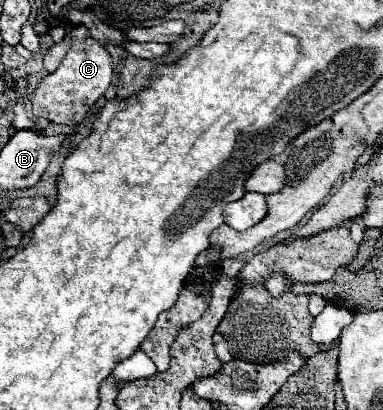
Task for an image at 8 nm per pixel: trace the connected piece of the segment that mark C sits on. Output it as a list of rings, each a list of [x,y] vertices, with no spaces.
[[[84,26],[70,32],[72,46],[60,66],[44,76],[32,94],[32,114],[42,116],[54,124],[80,124],[96,100],[108,90],[112,80],[112,60],[108,50],[96,42]]]

